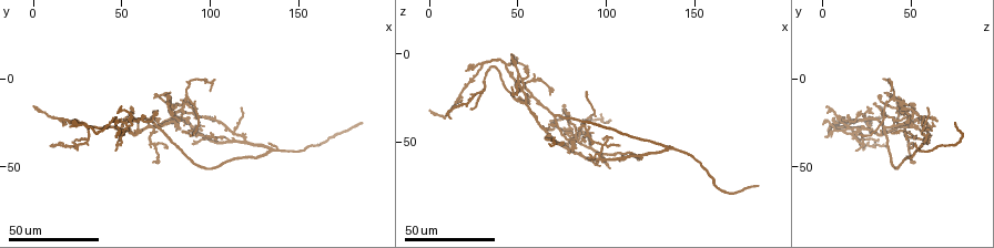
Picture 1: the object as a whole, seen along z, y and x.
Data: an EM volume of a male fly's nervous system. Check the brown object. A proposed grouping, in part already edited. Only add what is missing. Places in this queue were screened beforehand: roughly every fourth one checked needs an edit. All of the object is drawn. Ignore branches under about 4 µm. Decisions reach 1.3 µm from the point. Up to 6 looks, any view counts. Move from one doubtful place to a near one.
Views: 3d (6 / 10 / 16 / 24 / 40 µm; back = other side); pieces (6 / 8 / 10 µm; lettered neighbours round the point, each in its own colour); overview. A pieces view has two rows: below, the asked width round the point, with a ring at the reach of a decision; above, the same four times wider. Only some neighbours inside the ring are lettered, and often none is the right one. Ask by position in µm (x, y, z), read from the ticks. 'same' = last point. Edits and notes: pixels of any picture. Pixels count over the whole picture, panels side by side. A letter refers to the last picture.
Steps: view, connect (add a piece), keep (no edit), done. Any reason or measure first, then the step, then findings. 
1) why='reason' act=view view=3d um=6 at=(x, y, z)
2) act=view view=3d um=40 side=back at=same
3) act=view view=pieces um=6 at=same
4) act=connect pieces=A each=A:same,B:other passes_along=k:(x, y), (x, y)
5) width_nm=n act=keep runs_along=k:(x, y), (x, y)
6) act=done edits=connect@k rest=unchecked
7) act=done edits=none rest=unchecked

why='free end' act=view view=3d um=24 at=(78, 9, 31)

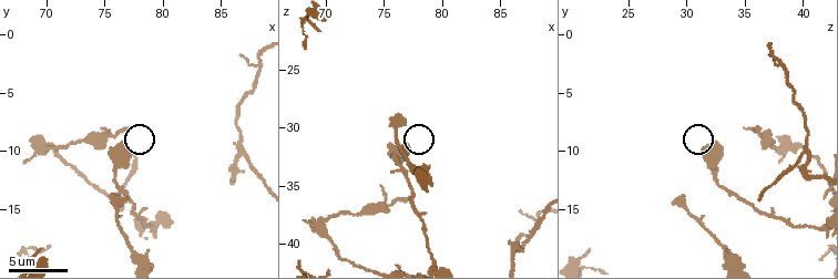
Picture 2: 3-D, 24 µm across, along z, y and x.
act=view view=pieces um=6 at=(76.8, 9.6, 32.0)

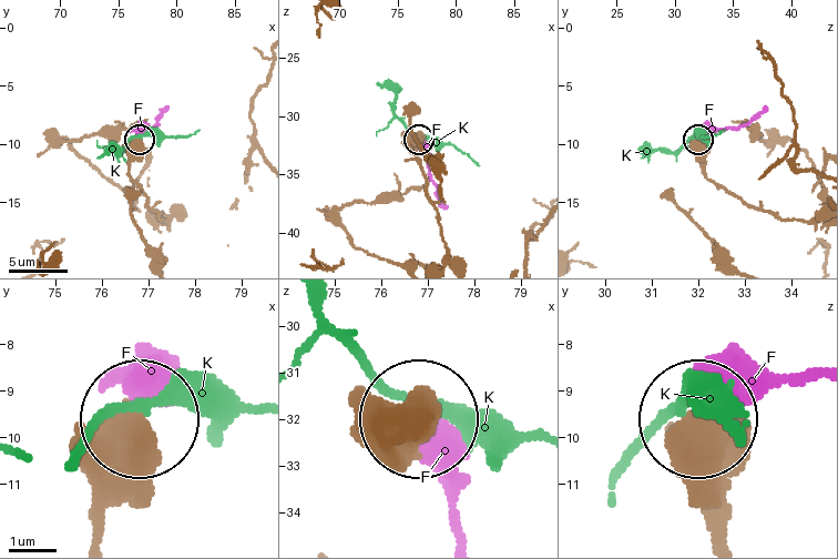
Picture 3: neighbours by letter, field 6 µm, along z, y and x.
act=keep each=F:other,K:other runs_along=3:(153, 223), (167, 220), (147, 206), (130, 175), (136, 140) found='none of them fits'

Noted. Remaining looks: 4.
why='long arm stops here' act=view view=3d um=24 at=(117, 17, 60)

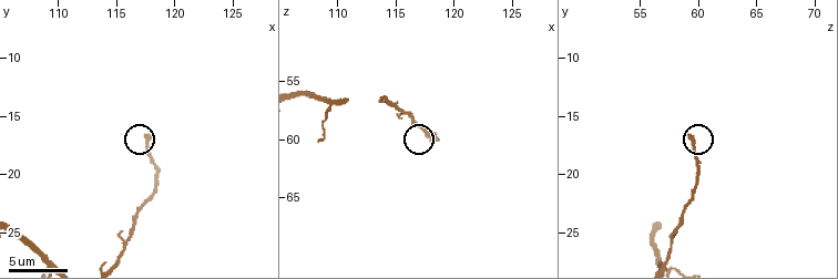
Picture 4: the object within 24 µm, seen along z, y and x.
act=view view=pieces um=6 at=(117.6, 16.6, 59.4)

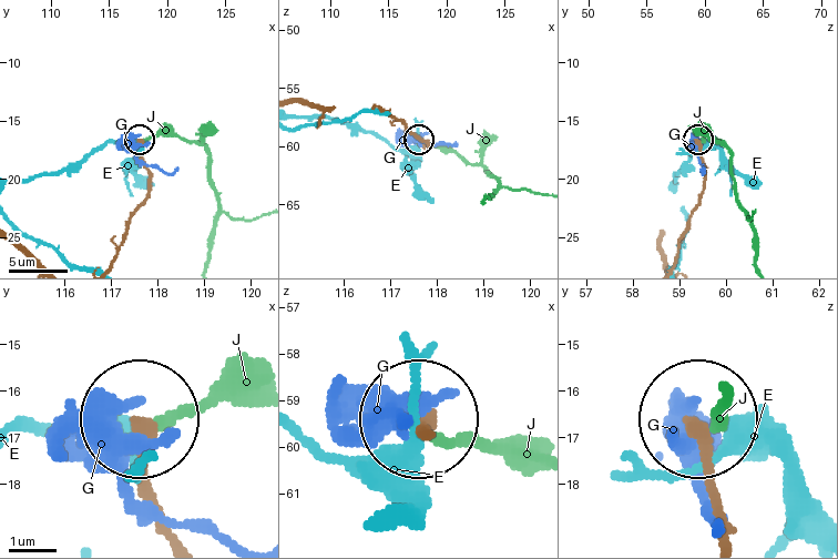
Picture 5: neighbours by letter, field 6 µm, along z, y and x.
width_nm=290 act=keep each=E:other,G:other,J:other runs_along=5:(173, 534), (141, 418) found='none of them fits'

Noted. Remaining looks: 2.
why='branch stops here' act=view view=3d um=24 at=(187, 25, 75)

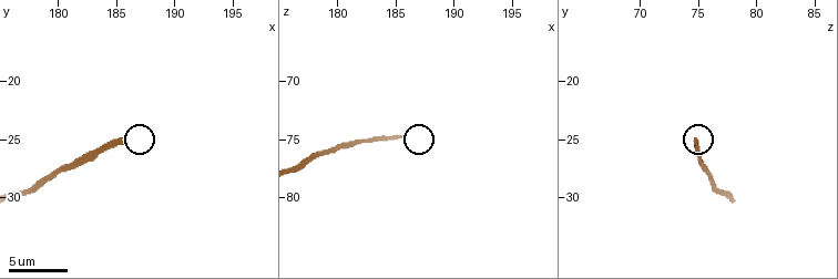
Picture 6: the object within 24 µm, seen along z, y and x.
act=view view=pieces um=6 at=(185.8, 25.2, 74.6)

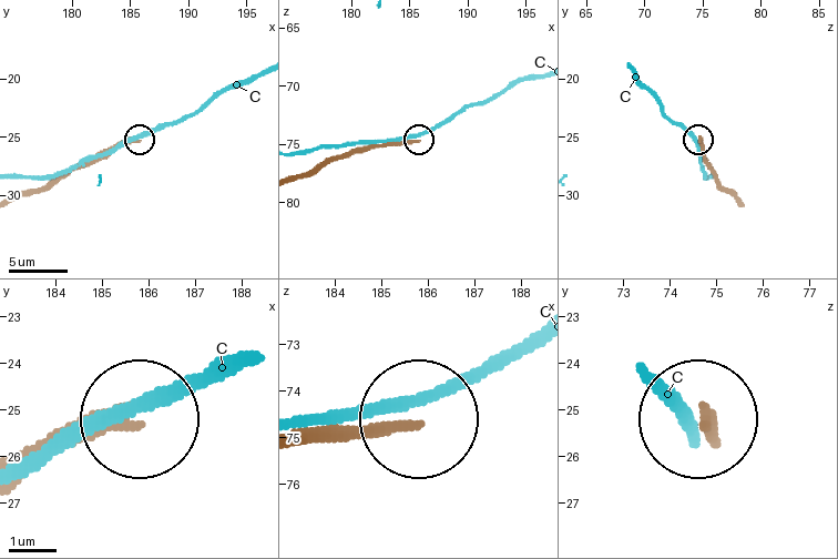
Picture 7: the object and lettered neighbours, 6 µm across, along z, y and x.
act=keep each=C:other runs_along=7:(743, 203), (708, 170), (699, 141) found='no lettered piece goes on from it'

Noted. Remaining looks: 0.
act=done edits=none rest=unchecked

